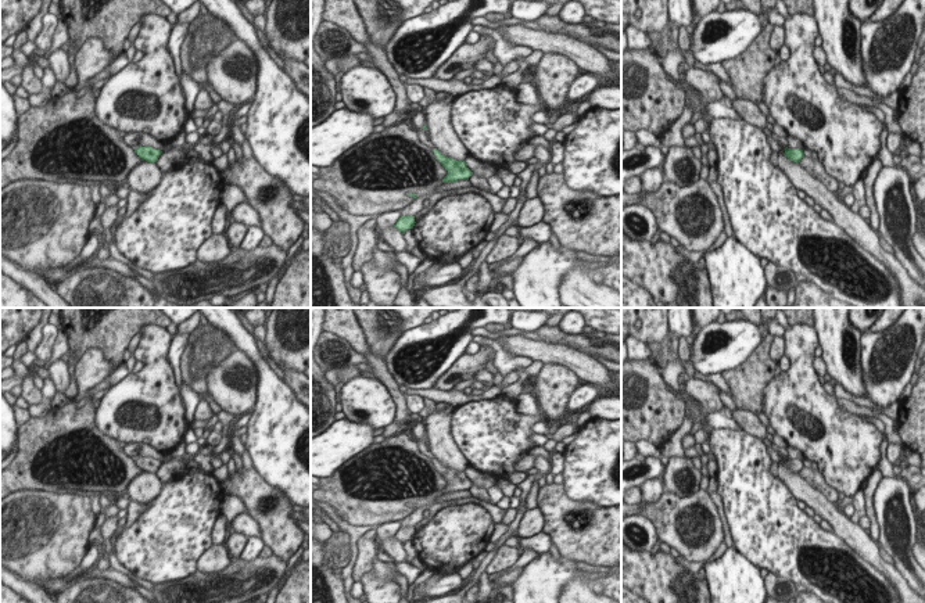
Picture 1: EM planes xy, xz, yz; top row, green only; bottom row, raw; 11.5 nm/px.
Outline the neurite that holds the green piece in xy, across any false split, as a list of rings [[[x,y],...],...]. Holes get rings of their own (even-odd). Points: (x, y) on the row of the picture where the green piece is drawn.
[[[139,147],[135,152],[141,158],[141,161],[147,162],[157,162],[162,154],[161,150],[155,150],[153,147]]]

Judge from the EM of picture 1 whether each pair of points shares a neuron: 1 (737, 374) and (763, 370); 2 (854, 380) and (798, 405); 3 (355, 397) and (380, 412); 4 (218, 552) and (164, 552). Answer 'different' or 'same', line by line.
1: same
2: different
3: same
4: different

